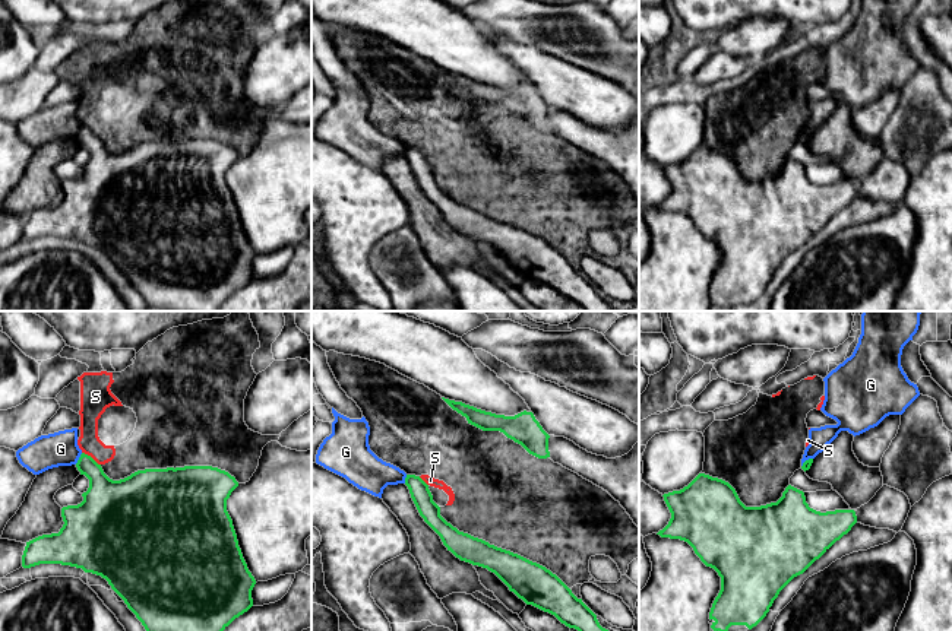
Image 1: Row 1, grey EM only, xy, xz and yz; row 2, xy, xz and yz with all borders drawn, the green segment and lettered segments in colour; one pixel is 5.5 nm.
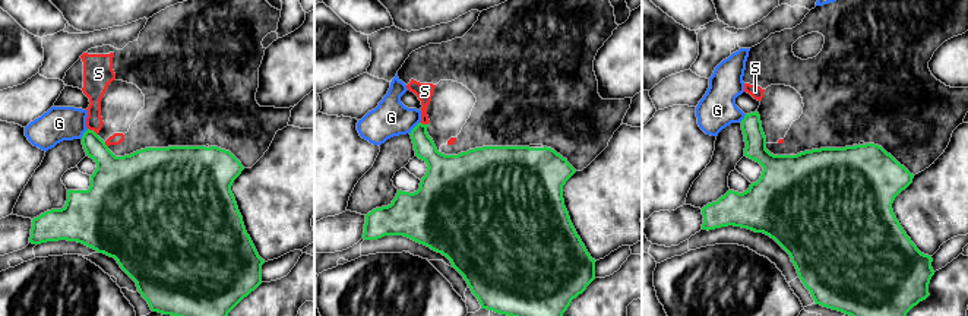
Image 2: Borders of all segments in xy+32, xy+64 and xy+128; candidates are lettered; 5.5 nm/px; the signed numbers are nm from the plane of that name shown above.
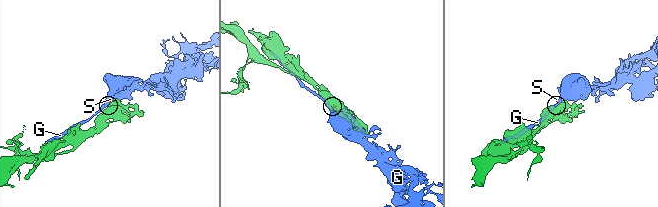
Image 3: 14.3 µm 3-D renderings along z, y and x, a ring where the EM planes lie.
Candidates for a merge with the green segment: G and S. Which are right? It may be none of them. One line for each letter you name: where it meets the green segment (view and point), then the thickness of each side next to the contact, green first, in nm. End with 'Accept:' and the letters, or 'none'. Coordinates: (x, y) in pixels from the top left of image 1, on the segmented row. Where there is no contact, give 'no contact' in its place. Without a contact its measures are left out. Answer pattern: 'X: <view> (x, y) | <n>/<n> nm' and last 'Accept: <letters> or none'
G: xy (79, 459) | 200/190 nm
Accept: G

